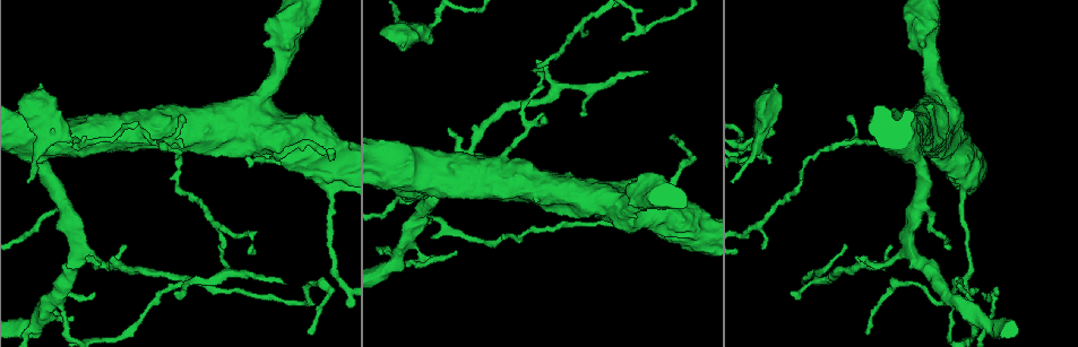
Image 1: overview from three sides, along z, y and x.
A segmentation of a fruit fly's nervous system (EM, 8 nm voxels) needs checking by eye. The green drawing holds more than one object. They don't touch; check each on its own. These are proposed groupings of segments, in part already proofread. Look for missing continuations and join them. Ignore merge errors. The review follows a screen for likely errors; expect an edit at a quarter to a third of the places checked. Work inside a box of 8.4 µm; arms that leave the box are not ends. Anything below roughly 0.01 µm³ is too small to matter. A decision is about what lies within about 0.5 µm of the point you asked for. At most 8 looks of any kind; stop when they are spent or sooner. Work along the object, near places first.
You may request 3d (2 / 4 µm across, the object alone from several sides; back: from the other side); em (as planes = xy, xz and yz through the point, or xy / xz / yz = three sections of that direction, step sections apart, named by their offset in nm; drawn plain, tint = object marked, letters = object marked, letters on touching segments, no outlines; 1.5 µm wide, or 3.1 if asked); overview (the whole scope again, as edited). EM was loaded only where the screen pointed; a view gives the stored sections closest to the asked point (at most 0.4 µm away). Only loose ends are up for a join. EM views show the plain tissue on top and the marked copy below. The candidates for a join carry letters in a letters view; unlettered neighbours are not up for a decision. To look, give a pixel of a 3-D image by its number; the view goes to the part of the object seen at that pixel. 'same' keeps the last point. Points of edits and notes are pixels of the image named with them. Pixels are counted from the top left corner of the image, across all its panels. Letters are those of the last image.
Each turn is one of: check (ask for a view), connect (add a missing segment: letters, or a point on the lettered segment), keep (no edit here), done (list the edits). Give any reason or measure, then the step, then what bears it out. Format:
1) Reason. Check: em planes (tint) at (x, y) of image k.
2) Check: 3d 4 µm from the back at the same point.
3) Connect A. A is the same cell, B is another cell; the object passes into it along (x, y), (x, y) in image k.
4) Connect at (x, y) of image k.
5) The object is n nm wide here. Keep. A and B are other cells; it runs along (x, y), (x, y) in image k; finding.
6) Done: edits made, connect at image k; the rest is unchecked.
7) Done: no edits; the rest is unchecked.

Thin end. Check: em planes (letters) at (867, 328) of image 1.

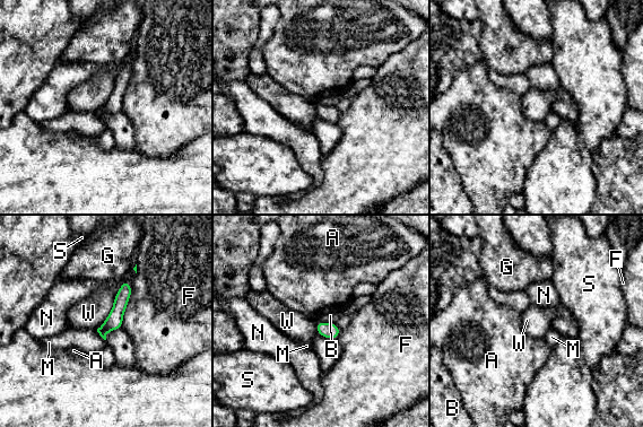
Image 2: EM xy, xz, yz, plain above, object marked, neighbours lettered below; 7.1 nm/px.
The longest contact is with F, 280 nm. Keep. A, B, F, G, M, N, S and W are other cells; it runs along (127, 285), (116, 315), (103, 333) in image 2; none of them fits.

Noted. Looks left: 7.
Tapers out. Check: em planes (letters) at (538, 60) of image 1.

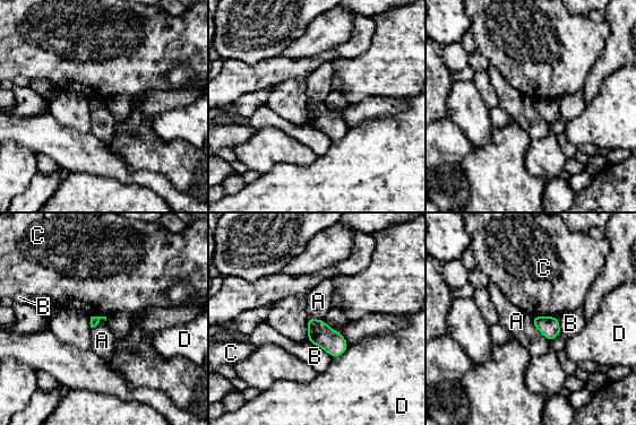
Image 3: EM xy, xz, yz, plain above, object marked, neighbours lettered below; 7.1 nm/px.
Keep. A, B, C and D are other cells; a border runs along (531, 317), (532, 324), (548, 341) in image 3; none of them fits.

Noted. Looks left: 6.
Branch stops here. Check: em xz step 8 (tint) at (845, 245) of image 1.

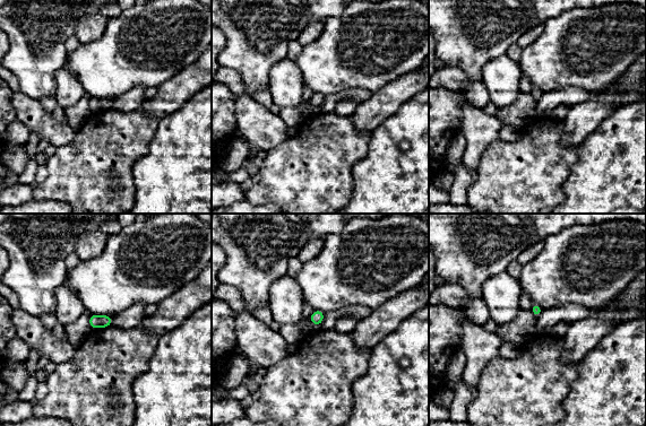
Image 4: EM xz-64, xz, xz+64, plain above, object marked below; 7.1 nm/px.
Check: em planes (letters) at the same point.

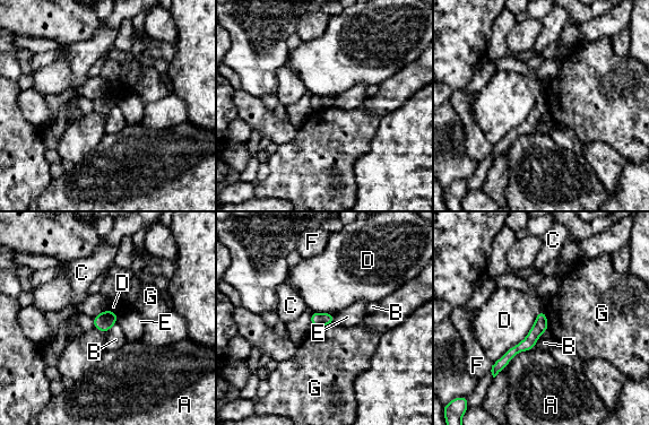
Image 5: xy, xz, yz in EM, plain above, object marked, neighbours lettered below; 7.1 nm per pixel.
Keep. A, B, C, D, E, F and G are other cells; a border runs along (332, 322), (326, 326), (313, 327) in image 5; no lettered segment goes on from it.

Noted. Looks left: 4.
Done: no edits; the rest is unchecked.

